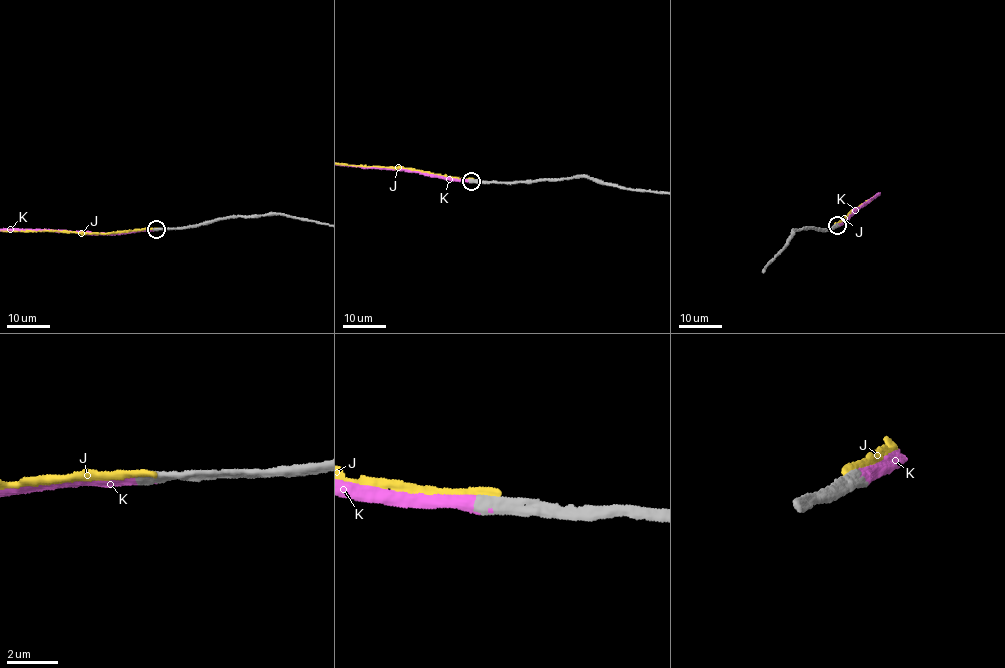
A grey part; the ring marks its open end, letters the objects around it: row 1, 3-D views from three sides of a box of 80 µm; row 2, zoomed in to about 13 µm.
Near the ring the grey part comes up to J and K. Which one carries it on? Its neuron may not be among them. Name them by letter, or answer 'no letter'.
K

